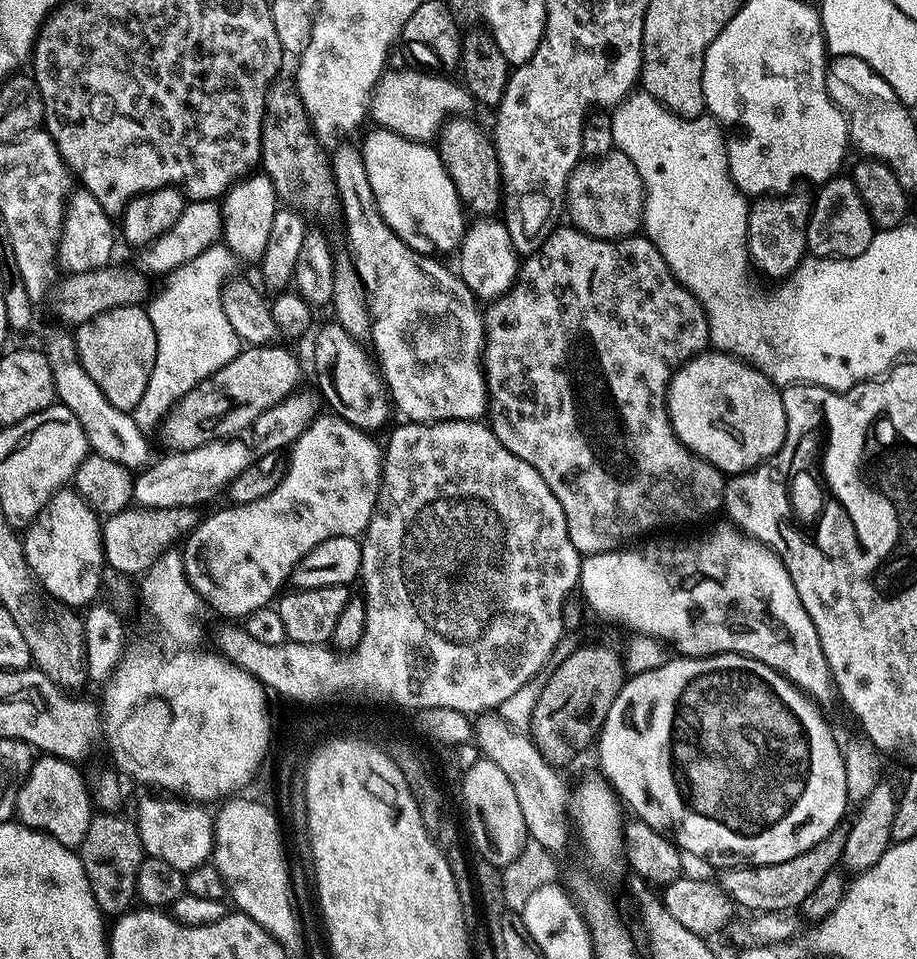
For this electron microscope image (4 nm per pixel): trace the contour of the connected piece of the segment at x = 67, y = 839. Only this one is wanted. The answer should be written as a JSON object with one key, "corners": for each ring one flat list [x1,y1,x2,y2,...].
{"corners":[[47,754,41,755,39,757,41,760,36,760,32,764,32,769,27,769,26,775,23,777,20,792,16,796,16,807,14,809,15,815,18,817,19,823,25,824,27,828,37,828,39,832,46,832,49,836,53,836,58,842,62,842,67,848,73,850,79,849,82,838,86,838,86,830,90,830,90,822,94,815,94,800,90,795,90,788,88,792,88,784,84,781,84,776,79,772,77,765,75,763,69,762,67,760,61,760,59,756,50,756]]}

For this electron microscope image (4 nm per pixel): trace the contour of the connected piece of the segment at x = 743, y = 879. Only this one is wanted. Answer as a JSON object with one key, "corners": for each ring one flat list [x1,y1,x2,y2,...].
{"corners":[[842,822,825,840,818,842,815,848,781,864,724,868,720,872,718,885,737,909,749,908,749,913,752,914,799,909,807,901,808,896,814,894,819,882,835,867,834,862,841,857,842,849,848,841,848,829,849,825]]}

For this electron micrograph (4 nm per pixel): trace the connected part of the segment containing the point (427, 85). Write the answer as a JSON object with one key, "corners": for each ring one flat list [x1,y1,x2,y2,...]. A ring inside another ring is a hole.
{"corners":[[424,70,415,71,385,71,376,86,370,116,373,121,377,120,375,123,379,127,405,136,408,140,432,142,432,139,435,141,441,135,442,129,453,118,467,117,467,112,474,108,474,101,463,83,455,84,452,80,443,80,442,77,436,76,440,74,429,74]]}

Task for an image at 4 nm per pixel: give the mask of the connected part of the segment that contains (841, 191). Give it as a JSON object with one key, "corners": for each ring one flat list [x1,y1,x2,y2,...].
{"corners":[[837,174,819,185,820,192,808,213,808,252,813,256,827,256,833,260,854,258,870,246,874,235,872,215,851,175]]}

